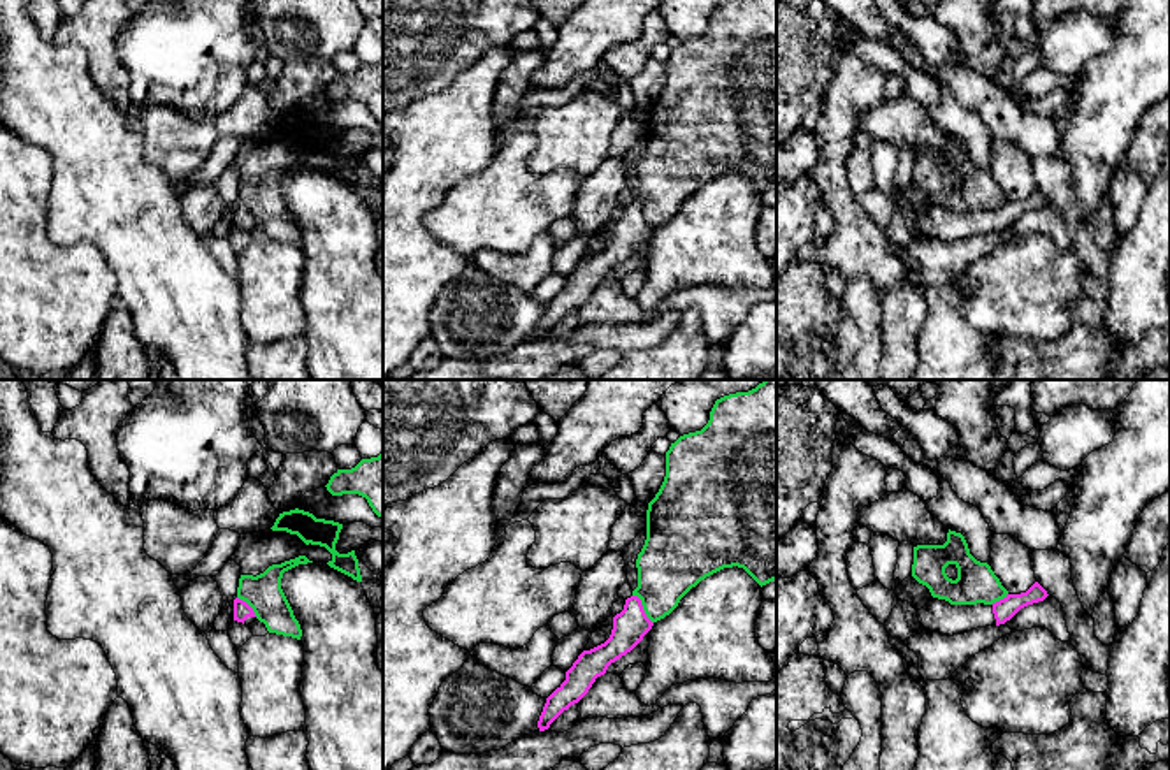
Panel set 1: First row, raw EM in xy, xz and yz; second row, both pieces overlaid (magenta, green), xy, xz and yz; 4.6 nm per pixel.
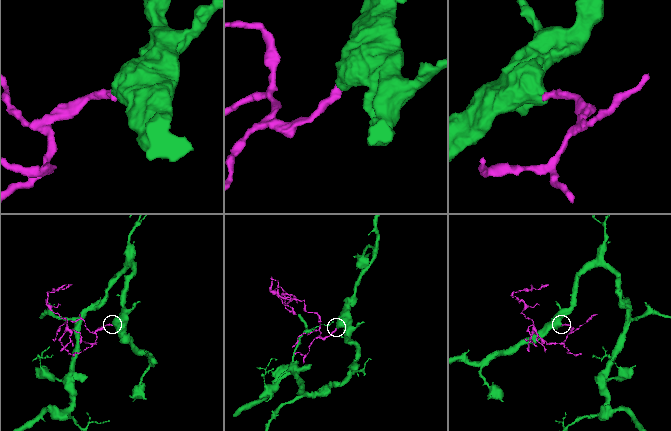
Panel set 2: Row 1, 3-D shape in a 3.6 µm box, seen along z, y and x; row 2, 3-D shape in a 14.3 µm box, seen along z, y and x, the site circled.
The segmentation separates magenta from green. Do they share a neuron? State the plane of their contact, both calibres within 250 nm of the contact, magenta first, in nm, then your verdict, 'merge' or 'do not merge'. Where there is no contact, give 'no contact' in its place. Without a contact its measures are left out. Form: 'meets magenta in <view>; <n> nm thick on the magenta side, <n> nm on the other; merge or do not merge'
meets magenta in xz; 160 nm thick on the magenta side, 300 nm on the other; do not merge

